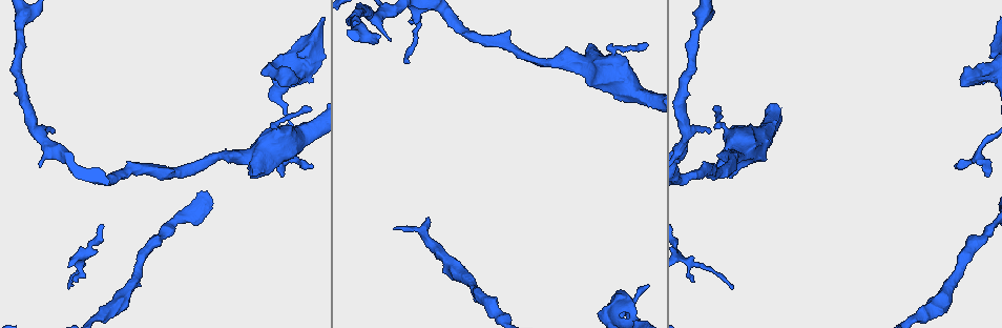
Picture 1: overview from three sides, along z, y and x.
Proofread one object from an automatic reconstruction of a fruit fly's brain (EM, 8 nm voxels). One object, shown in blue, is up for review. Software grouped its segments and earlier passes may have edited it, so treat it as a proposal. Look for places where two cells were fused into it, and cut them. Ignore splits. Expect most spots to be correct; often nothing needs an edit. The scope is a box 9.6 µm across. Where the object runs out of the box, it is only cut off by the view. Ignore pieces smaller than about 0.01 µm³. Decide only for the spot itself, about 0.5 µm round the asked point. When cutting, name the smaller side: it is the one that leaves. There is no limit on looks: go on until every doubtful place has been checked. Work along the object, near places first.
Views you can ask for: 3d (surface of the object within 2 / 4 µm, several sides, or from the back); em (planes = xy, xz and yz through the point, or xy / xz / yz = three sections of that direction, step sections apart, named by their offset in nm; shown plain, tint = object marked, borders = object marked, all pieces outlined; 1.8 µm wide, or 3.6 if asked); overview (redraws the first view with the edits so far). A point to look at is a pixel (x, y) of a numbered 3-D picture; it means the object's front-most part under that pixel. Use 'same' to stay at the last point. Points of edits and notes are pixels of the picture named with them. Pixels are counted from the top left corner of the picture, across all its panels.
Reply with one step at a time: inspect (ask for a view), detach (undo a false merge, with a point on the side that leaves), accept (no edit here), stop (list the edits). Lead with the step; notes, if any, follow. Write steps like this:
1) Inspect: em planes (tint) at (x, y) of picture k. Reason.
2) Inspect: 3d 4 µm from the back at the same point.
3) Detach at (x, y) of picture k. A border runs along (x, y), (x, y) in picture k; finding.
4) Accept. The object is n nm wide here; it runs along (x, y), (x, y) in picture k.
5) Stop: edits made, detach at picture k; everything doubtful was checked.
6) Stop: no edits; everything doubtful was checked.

Inspect: em planes (tint) at (616, 306) of picture 1. Abrupt turn.

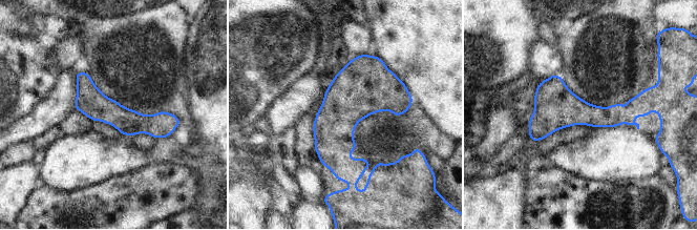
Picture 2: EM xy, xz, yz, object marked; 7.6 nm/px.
Accept. One cell here.

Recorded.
Inspect: em planes (tint) at (978, 157) of picture 1. Arms part here.

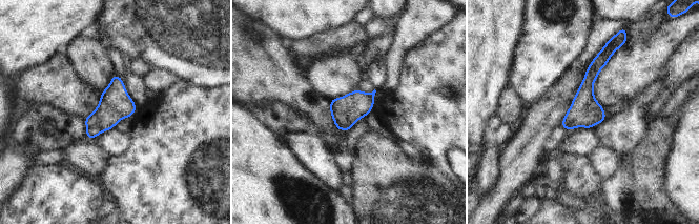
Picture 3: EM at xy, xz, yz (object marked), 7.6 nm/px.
Accept. It runs along (607, 51), (584, 105), (564, 125) in picture 3; continuous, no second cell.

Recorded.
Inspect: em 3.6 µm xz step 8 (tint) at (260, 152) of picture 1. Calibre changes.

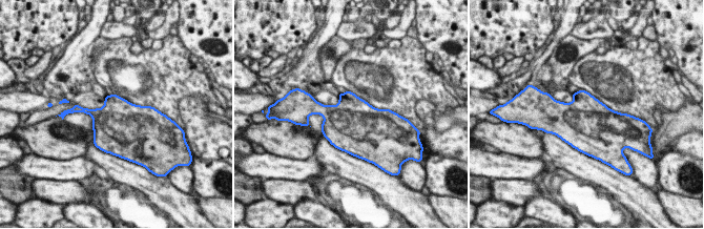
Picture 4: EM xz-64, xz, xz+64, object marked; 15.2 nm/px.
Inspect: em 3.6 µm planes (tint) at the same point.

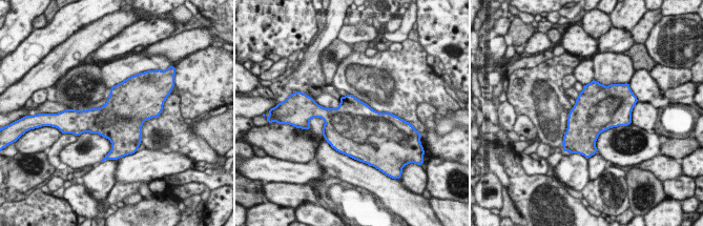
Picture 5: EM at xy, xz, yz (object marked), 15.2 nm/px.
Accept. All the same cell.

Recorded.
Stop: no edits; everything doubtful was checked.

